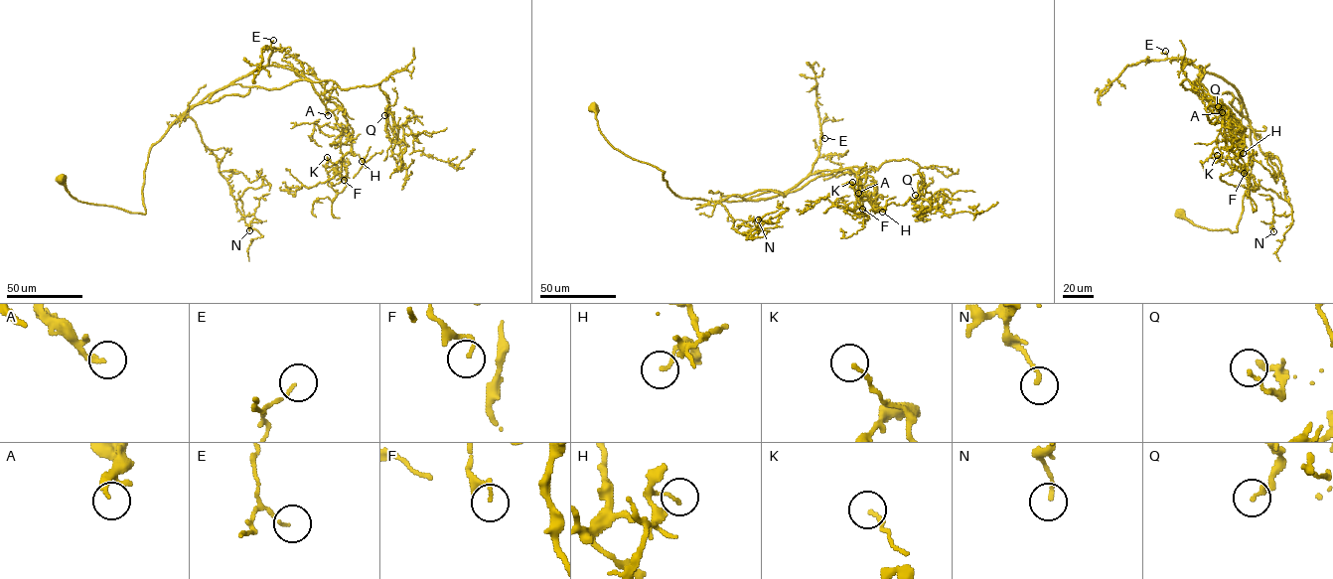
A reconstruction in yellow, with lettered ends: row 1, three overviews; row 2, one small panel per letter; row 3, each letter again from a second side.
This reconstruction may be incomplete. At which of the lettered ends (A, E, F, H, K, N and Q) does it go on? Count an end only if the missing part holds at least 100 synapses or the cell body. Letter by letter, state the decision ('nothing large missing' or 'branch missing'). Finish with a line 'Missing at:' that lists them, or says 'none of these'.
A: branch missing
E: nothing large missing
F: nothing large missing
H: nothing large missing
K: nothing large missing
N: nothing large missing
Q: nothing large missing
Missing at: A

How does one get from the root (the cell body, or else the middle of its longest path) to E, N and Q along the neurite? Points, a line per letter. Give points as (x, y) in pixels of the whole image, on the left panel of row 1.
E: (61, 181), (77, 200), (144, 214), (142, 189), (150, 147), (191, 106), (266, 66), (273, 40)
N: (61, 181), (77, 200), (144, 214), (150, 147), (179, 117), (190, 117), (240, 213), (254, 216), (249, 230)
Q: (61, 181), (77, 200), (144, 214), (150, 147), (230, 84), (380, 83), (384, 115)

